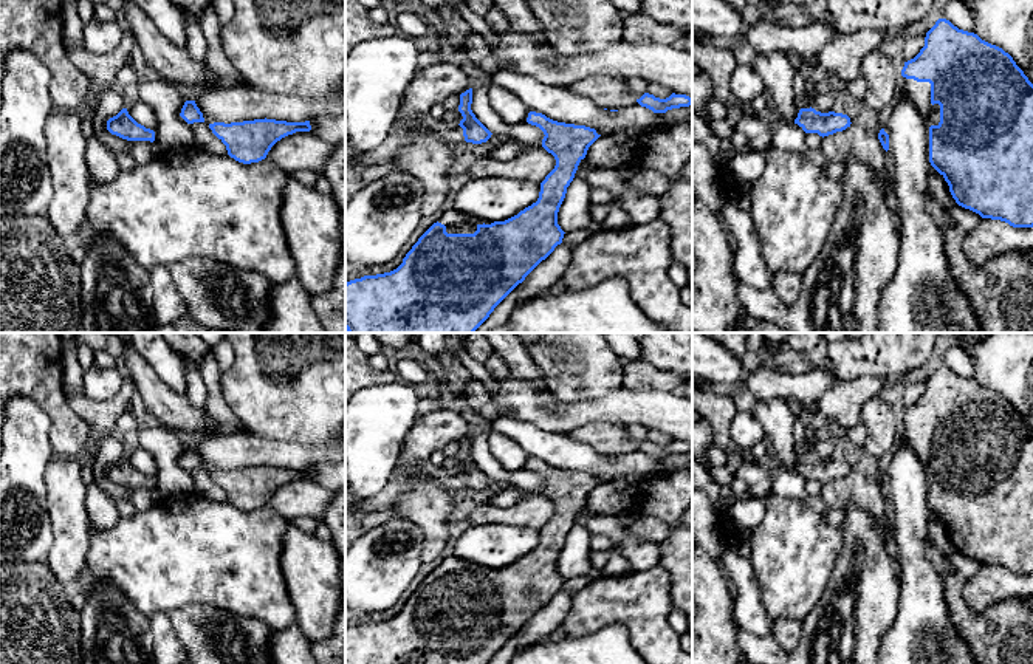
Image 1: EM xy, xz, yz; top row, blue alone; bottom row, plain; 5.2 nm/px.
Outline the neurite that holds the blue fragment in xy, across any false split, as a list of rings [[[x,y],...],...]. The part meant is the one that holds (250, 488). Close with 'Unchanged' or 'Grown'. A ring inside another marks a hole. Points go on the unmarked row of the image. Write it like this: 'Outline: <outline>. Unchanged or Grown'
Outline: [[[265,464],[231,471],[214,469],[209,475],[226,492],[231,505],[251,511],[265,506],[282,484],[296,478],[310,478],[311,472],[310,467],[287,469]]]. Unchanged

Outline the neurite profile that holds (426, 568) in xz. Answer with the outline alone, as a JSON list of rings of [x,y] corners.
[[[435,559],[432,562],[426,562],[421,565],[417,577],[414,579],[414,582],[410,584],[410,587],[406,590],[406,593],[400,597],[400,601],[389,608],[387,611],[384,611],[384,619],[390,619],[393,616],[396,616],[401,610],[403,605],[406,604],[406,601],[412,596],[412,593],[418,588],[418,585],[434,571],[437,570],[440,563],[440,559]]]

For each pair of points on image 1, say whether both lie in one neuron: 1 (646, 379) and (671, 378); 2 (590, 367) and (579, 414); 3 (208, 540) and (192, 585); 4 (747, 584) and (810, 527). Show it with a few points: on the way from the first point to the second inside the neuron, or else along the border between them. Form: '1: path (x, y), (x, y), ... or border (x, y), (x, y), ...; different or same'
1: path (652, 379), (665, 379); same
2: border (617, 387), (600, 398), (572, 401), (549, 390); different
3: path (197, 551), (192, 556), (192, 575); same
4: border (747, 557), (764, 612); different

